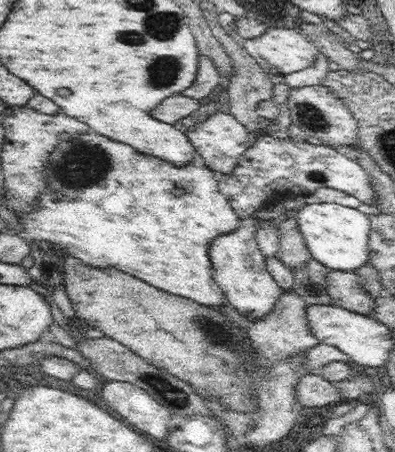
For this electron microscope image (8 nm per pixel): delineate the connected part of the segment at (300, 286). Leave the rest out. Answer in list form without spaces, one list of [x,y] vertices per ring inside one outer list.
[[[314,258],[301,267],[291,268],[293,272],[293,288],[307,305],[331,304],[330,295],[327,293],[326,279],[331,271],[327,266]]]

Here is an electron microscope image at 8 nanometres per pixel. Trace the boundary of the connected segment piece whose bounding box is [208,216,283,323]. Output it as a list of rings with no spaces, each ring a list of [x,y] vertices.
[[[255,216],[243,218],[234,232],[216,236],[210,242],[210,254],[208,254],[212,261],[213,279],[223,290],[227,305],[252,323],[266,316],[283,293],[278,281],[269,273],[264,253],[259,249],[256,240],[258,228],[256,220]]]

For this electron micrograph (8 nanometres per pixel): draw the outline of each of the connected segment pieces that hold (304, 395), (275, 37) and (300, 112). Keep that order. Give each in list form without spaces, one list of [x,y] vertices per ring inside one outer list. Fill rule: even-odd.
[[[317,372],[306,374],[303,378],[300,378],[296,389],[298,401],[304,407],[323,407],[342,401],[335,384],[325,380]]]
[[[270,27],[259,38],[244,39],[242,43],[264,71],[283,77],[308,68],[319,52],[304,34],[288,28]]]
[[[316,84],[304,86],[304,88],[290,88],[288,90],[288,104],[291,124],[299,126],[310,138],[318,138],[324,146],[336,148],[336,146],[356,147],[359,144],[358,121],[346,108],[344,101],[338,99],[326,85]]]

